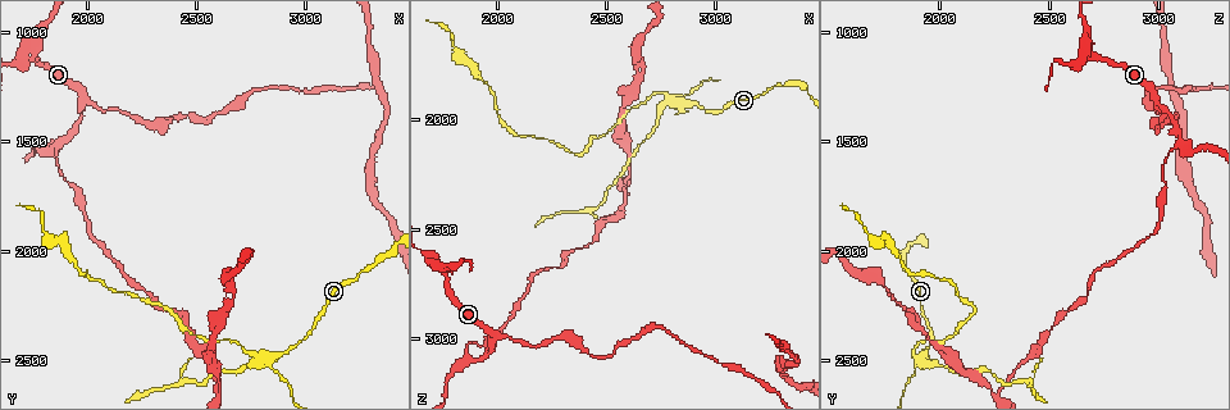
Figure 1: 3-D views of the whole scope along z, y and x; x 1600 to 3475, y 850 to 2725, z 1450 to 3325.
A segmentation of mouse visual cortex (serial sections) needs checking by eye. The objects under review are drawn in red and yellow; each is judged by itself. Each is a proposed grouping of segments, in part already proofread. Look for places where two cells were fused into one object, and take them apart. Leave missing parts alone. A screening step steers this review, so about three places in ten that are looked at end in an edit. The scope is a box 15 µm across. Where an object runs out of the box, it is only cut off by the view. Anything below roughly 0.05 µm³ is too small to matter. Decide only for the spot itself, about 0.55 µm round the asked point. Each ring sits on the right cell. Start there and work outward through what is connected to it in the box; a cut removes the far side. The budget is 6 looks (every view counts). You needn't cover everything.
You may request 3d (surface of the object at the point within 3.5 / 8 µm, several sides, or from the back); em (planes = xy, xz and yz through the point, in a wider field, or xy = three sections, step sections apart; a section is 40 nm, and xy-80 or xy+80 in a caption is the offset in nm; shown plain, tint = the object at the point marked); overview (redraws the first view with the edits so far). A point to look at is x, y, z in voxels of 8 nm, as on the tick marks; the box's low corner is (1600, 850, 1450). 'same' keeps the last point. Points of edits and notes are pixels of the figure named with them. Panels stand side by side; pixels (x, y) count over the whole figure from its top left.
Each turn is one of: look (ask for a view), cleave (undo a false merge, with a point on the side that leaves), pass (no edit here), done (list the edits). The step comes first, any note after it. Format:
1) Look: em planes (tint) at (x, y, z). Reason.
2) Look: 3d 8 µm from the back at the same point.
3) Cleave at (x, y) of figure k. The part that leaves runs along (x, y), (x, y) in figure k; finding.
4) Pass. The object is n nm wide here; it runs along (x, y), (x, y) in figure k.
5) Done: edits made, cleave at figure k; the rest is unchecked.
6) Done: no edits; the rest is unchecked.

Look: 3d 3.5 µm at (2800, 2490, 1910). Sudden change in width.

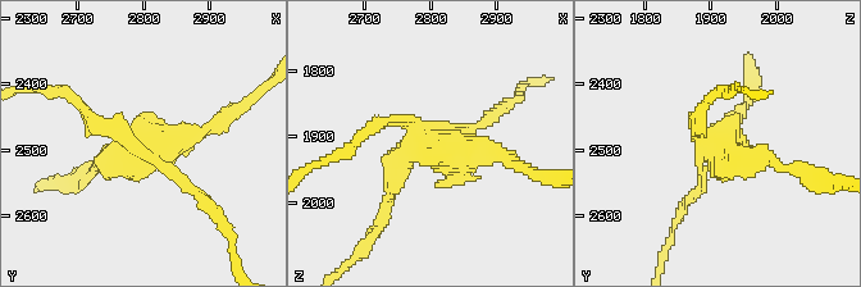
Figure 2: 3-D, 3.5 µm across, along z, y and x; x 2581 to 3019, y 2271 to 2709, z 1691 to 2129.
Look: em xy step 2 (tint) at (2790, 2495, 1910). 4 arms meet here; the arms are 150, 150, 150, 200 nm wide; shape alone is not enough.

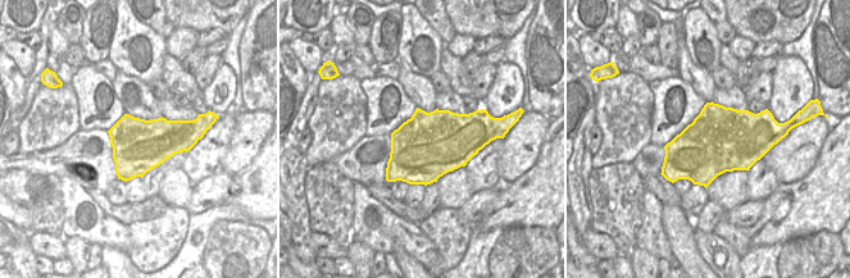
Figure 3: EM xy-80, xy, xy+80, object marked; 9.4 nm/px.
Cleave at (83, 108) of figure 2. The part that leaves runs along (133, 144), (101, 132), (67, 92), (42, 89) in figure 2; a second cell is stuck on.

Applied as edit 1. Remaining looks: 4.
Look: overview. Redraw.

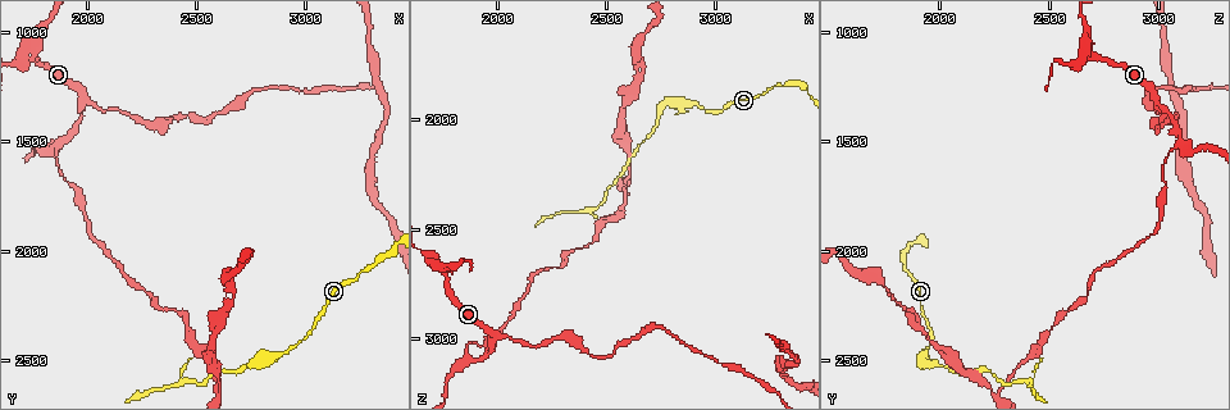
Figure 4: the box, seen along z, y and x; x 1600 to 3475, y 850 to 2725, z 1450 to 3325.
Look: 3d 3.5 µm at (1980, 1320, 2990). A fork.

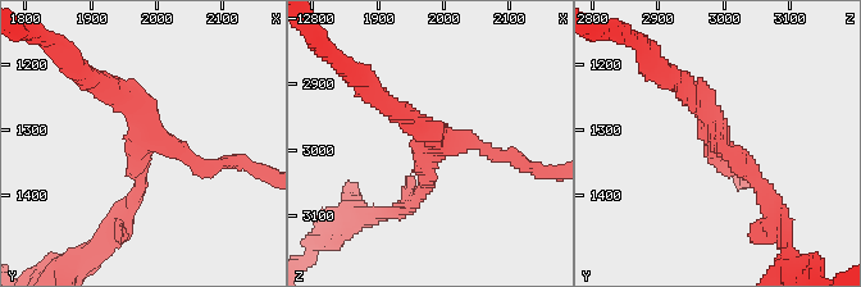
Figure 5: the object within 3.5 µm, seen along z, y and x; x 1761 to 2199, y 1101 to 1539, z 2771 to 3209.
Look: em xy step 2 (tint) at (1995, 1310, 2985).

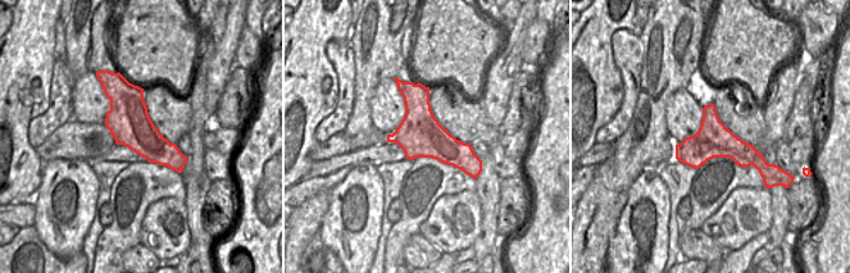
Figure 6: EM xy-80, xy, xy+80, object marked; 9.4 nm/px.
Pass. The arms are 200, 200, 250 nm wide; it runs along (679, 81), (765, 195) in figure 5; all the same cell.

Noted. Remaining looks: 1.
Done: edits made, cleave at figure 2; the rest is unchecked.

